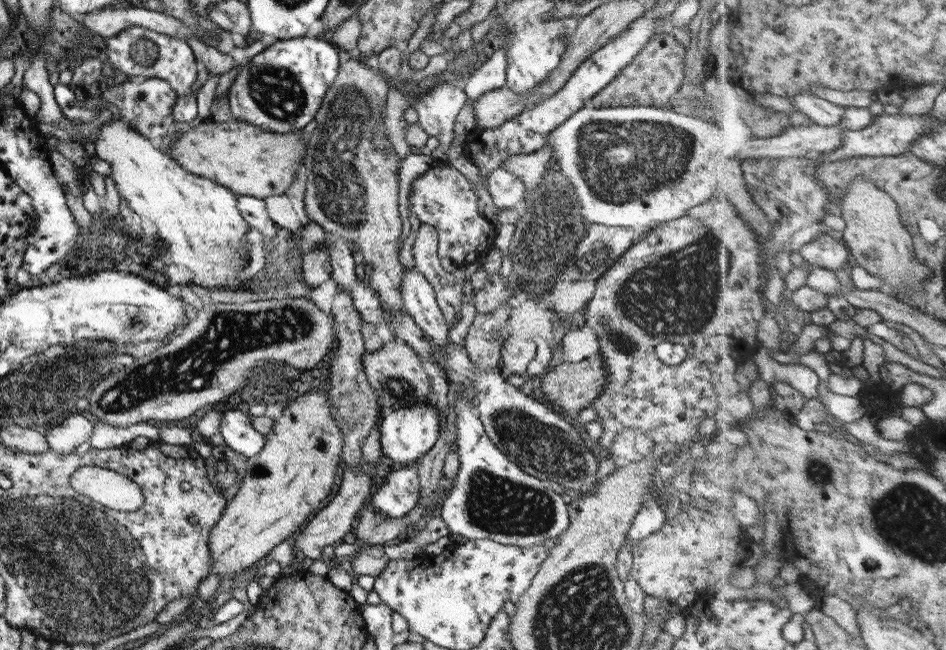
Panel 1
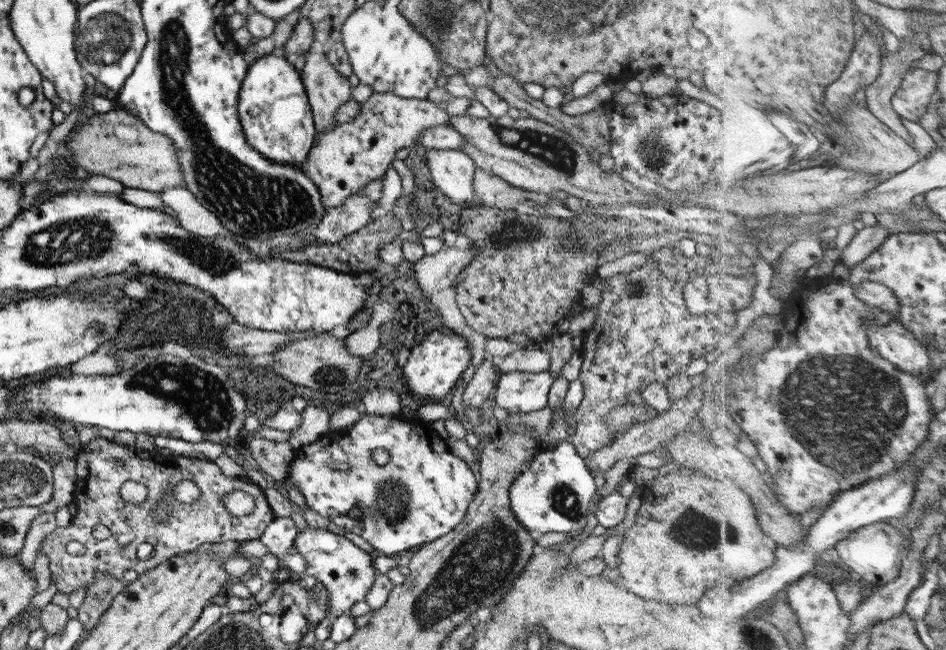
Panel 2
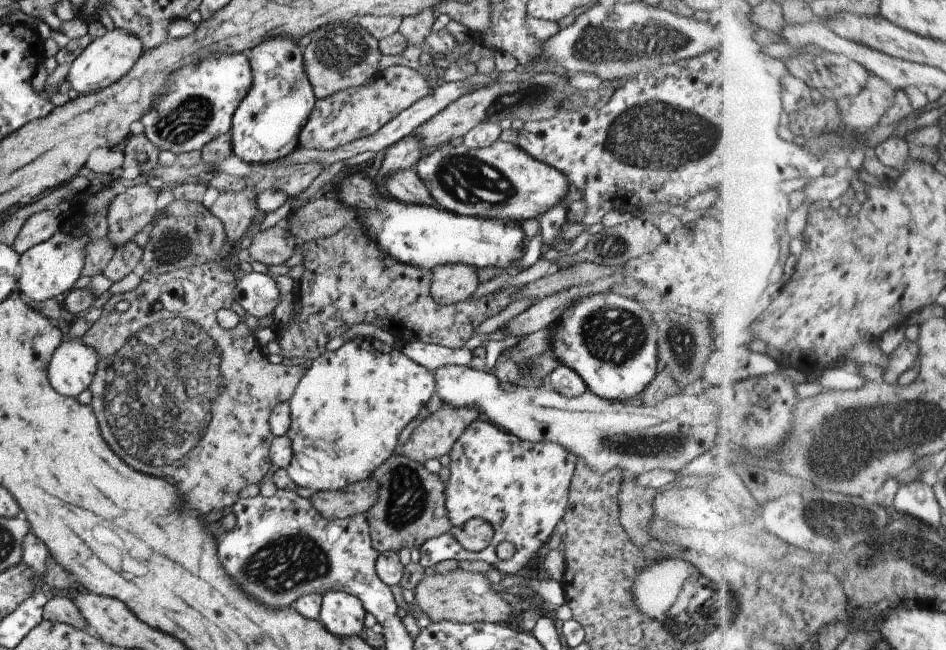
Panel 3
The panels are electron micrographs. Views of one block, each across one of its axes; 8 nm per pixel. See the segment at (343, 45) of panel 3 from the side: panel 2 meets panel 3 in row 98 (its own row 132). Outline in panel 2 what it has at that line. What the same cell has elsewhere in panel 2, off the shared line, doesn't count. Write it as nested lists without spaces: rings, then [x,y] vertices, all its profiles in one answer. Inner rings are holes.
[[[305,53],[301,79],[313,112],[313,121],[318,133],[337,125],[333,114],[341,104],[352,99],[353,88],[348,78],[340,74],[325,53]]]

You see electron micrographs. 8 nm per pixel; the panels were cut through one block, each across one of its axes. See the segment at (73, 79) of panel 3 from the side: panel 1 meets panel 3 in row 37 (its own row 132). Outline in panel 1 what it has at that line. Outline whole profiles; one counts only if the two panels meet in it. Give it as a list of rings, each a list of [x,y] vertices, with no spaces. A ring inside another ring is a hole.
[[[122,116],[110,118],[97,130],[95,155],[111,164],[111,177],[121,198],[128,200],[129,208],[140,217],[145,216],[158,229],[157,236],[164,242],[166,252],[163,260],[166,264],[176,264],[188,268],[194,278],[192,283],[209,291],[229,291],[232,293],[249,292],[253,278],[240,280],[240,274],[249,266],[248,242],[246,234],[249,225],[242,218],[238,209],[240,197],[226,186],[220,185],[208,178],[202,178],[182,168],[174,159],[164,154],[156,144],[128,126]]]

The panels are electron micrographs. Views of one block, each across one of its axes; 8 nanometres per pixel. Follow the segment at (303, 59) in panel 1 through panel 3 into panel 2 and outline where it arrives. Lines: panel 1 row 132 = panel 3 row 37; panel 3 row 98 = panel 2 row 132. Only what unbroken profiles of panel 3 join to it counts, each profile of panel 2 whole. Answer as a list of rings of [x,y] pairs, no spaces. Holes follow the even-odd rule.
[[[268,54],[249,66],[246,78],[242,81],[237,109],[246,142],[262,156],[292,165],[299,165],[307,158],[317,136],[317,130],[301,73],[292,65],[292,58]]]

